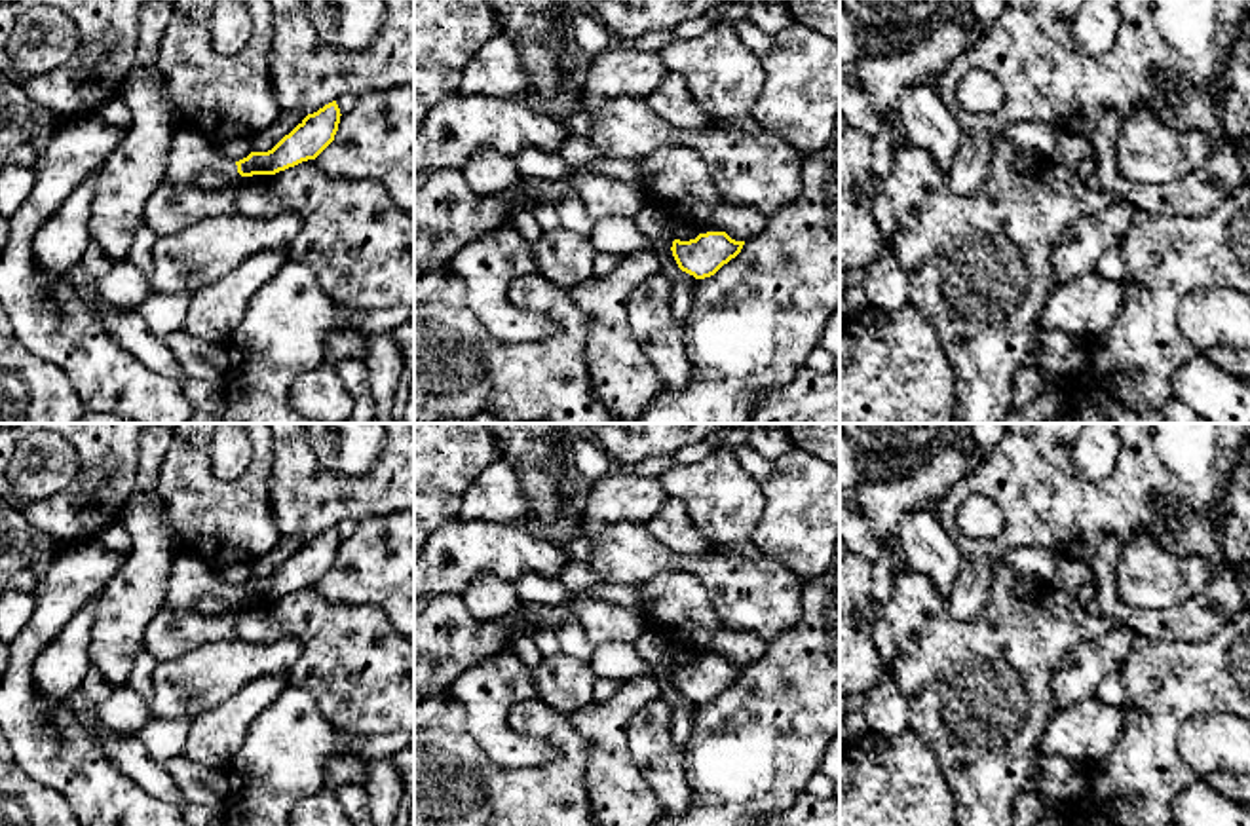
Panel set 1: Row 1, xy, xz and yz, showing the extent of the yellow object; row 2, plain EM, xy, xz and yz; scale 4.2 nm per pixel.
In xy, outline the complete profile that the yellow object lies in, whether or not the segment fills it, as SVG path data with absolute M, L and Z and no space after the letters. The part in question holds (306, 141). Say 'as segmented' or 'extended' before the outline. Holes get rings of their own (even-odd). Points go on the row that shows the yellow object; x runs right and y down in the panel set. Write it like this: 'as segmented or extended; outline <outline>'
extended; outline M336 101L308 114L289 135L268 152L251 152L234 161L226 158L205 135L190 125L177 125L173 135L165 180L192 184L203 171L224 177L275 175L302 161L315 160L332 141L340 123Z

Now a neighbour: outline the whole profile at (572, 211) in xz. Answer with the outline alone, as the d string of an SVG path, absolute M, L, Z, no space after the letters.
M568 194L560 203L557 203L557 213L566 230L589 237L595 226L583 199L579 194Z

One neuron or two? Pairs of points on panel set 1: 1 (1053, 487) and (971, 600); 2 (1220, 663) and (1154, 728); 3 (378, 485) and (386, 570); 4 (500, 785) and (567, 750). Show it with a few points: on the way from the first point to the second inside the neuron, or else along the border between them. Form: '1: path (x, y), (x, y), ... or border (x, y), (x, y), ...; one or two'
1: path (1030, 515), (975, 572); one
2: path (1203, 676), (1169, 711); one
3: border (394, 509), (382, 515), (365, 515), (358, 521); two
4: path (519, 785), (540, 785), (555, 769); one

